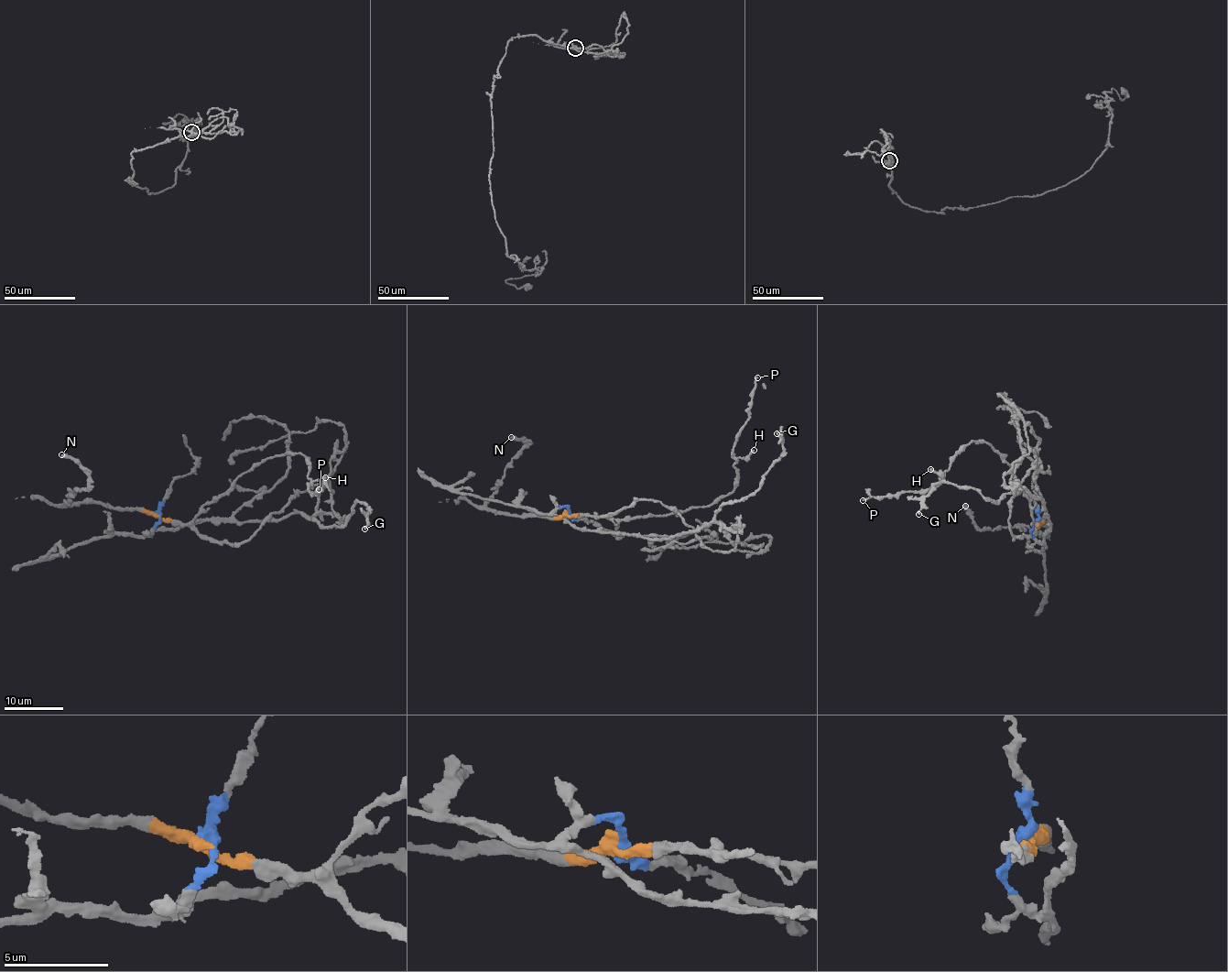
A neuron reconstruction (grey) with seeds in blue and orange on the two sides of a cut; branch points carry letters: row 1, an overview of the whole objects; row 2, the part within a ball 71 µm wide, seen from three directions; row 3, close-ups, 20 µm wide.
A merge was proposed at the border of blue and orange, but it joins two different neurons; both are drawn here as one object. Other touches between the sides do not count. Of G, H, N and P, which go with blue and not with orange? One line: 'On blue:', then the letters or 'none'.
On blue: G

